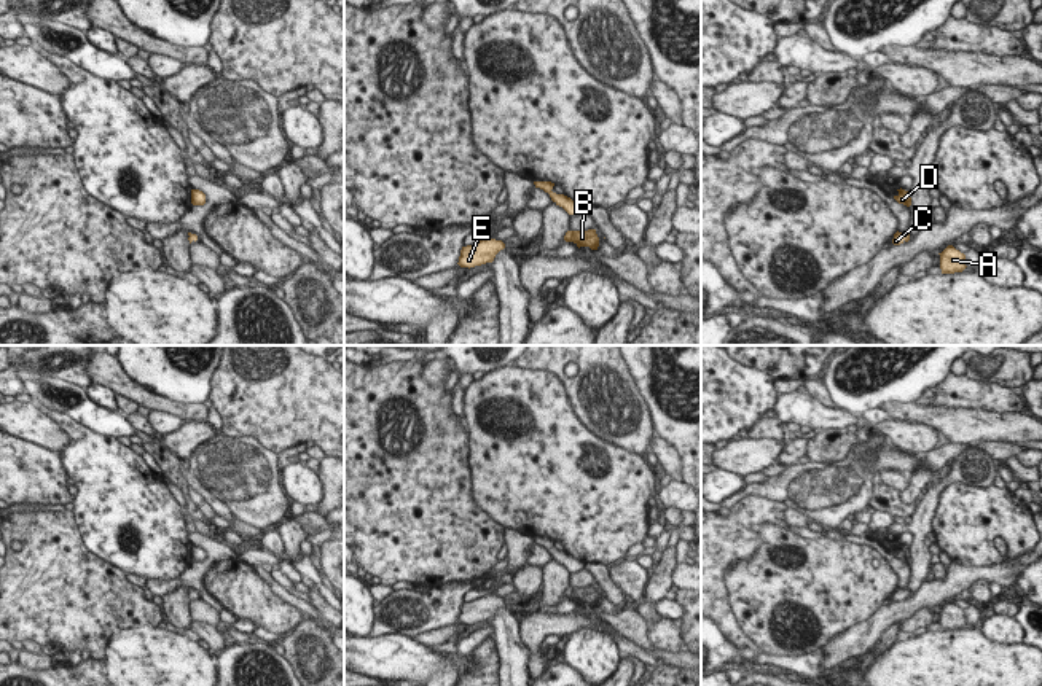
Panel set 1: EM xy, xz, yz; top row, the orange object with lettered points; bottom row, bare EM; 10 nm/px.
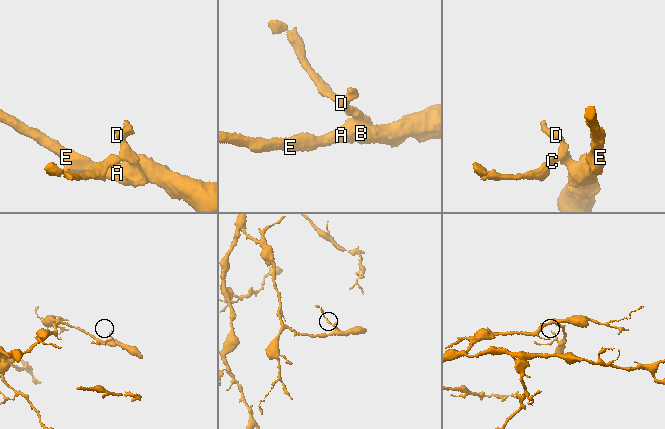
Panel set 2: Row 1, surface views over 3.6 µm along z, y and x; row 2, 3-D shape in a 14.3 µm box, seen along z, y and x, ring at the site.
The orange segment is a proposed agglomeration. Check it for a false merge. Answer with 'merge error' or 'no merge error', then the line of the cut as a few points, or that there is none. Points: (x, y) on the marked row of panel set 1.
no merge error; no cut

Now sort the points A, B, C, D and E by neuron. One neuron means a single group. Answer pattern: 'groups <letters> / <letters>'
groups A B C D E

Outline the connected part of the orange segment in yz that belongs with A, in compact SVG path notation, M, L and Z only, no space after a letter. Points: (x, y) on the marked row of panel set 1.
M948 245L940 255L940 269L942 274L962 272L966 266L966 255L956 250L953 245Z

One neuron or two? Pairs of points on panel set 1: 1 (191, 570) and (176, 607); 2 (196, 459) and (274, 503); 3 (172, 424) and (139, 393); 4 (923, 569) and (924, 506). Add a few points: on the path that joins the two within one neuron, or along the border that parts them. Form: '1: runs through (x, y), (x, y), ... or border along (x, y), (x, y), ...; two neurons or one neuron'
1: border along (184, 584), (191, 588); two neurons
2: runs through (215, 463), (233, 467), (255, 489); one neuron
3: border along (150, 409), (171, 413), (185, 420); two neurons
4: runs through (920, 553), (921, 522); one neuron

